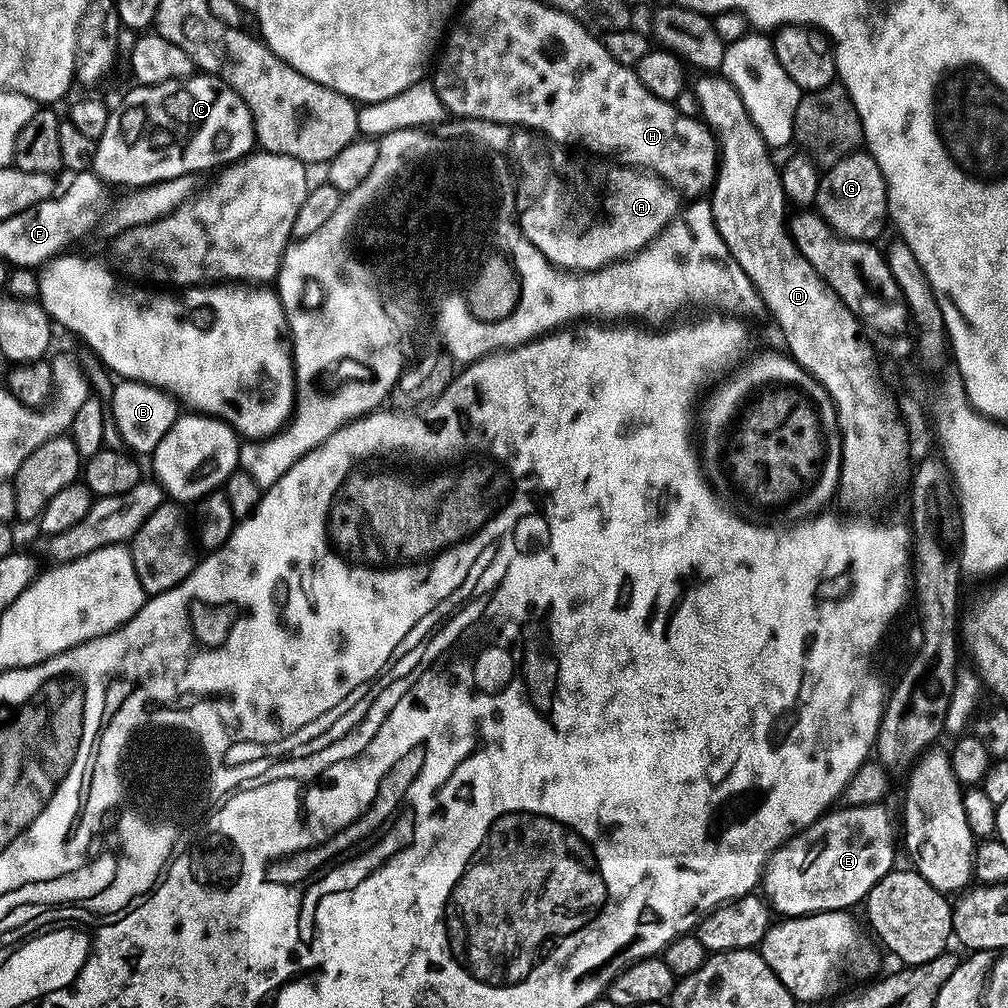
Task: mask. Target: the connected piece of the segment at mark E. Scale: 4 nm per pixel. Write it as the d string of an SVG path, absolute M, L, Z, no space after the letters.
M871 804L870 806L858 806L857 808L849 808L847 806L837 807L835 810L829 810L815 820L811 826L793 836L787 844L776 850L771 856L768 863L764 865L764 875L762 877L762 895L768 901L773 913L779 914L781 917L789 916L809 916L815 912L839 912L841 910L855 909L855 904L867 897L868 891L886 875L887 872L893 871L896 860L896 848L898 852L898 828L892 825L892 816L887 812L887 807L879 804Z

